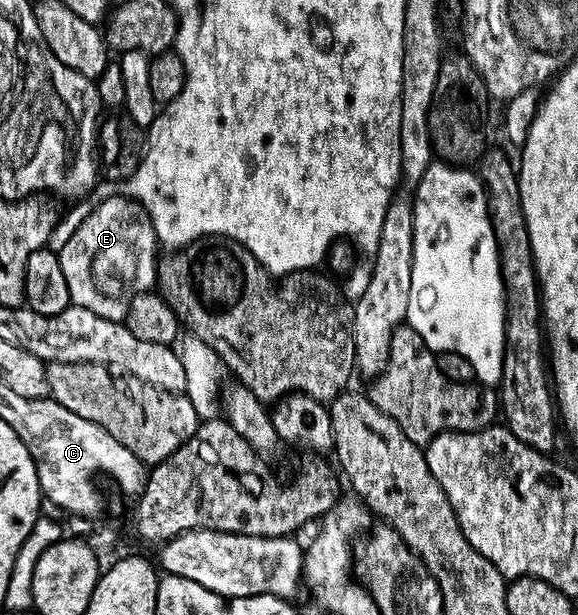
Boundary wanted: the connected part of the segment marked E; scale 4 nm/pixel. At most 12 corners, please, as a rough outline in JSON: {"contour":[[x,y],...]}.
{"contour":[[107,197],[59,248],[72,303],[124,321],[156,285],[155,226]]}

